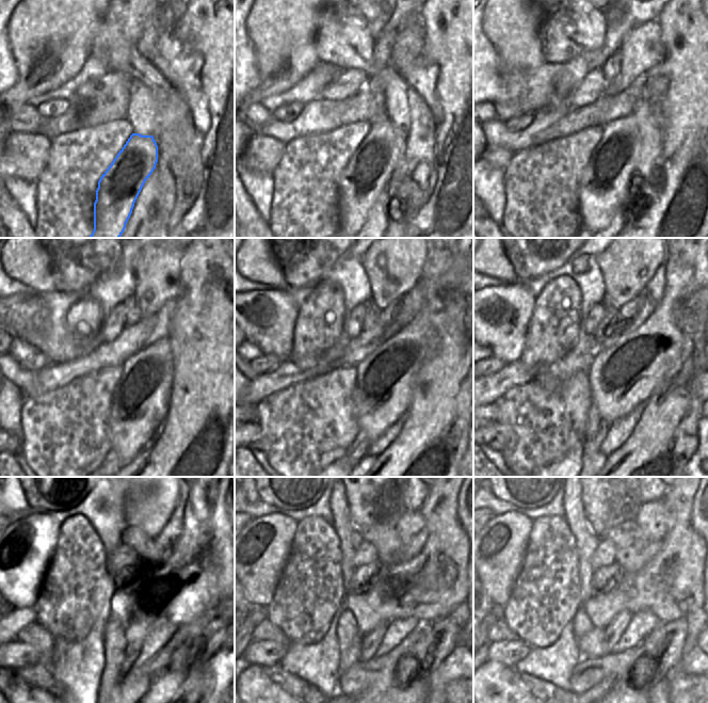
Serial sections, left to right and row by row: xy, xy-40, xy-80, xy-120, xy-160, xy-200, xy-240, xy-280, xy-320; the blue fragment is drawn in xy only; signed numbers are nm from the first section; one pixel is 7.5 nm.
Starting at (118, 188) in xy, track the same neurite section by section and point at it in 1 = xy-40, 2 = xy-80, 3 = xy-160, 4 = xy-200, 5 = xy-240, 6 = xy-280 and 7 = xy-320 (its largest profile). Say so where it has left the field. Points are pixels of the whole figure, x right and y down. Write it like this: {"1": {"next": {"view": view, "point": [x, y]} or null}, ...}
{"1": {"next": {"view": "xy-40", "point": [368, 172]}}, "2": {"next": {"view": "xy-80", "point": [604, 187]}}, "3": {"next": {"view": "xy-160", "point": [385, 379]}}, "4": {"next": {"view": "xy-200", "point": [622, 377]}}, "5": {"next": {"view": "xy-240", "point": [203, 570]}}, "6": {"next": {"view": "xy-280", "point": [429, 587]}}, "7": {"next": {"view": "xy-320", "point": [671, 586]}}}

